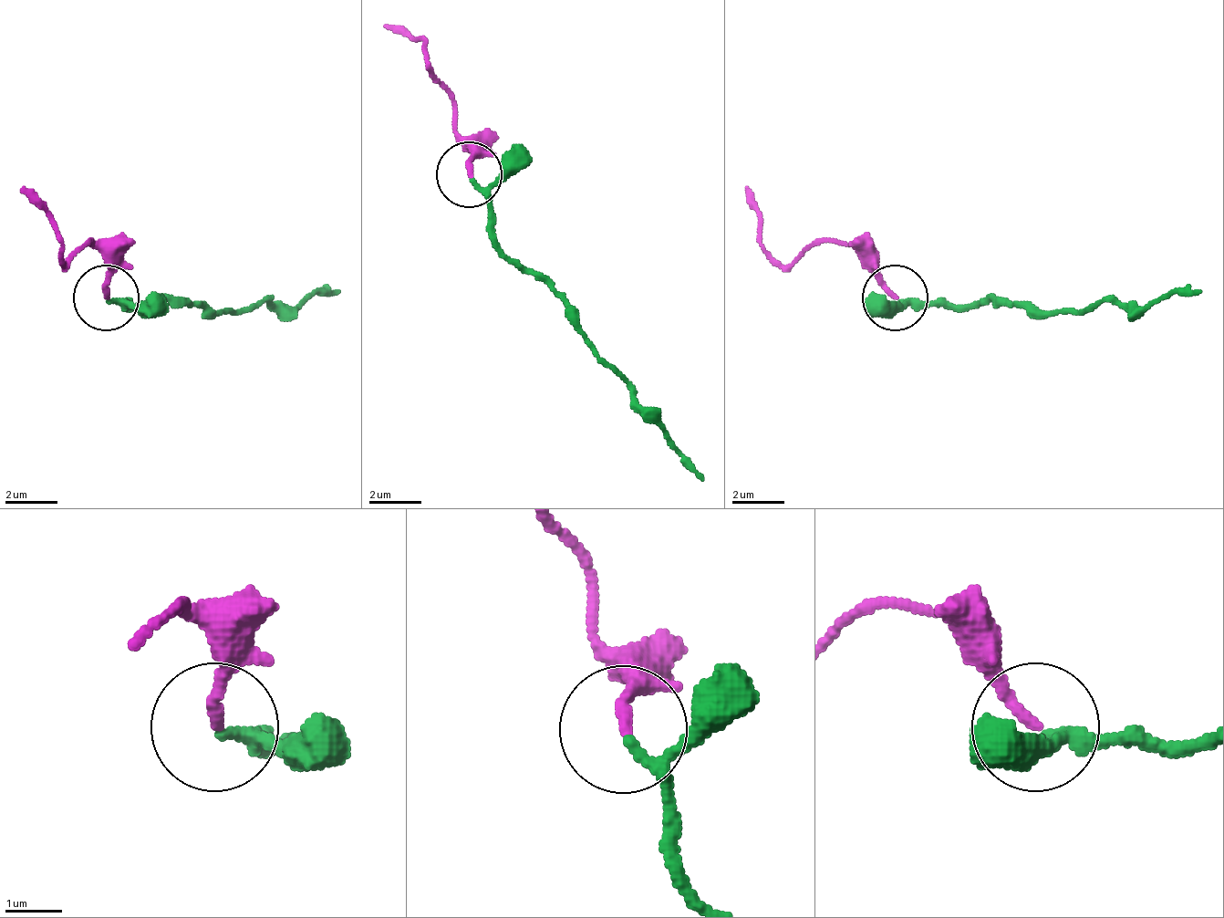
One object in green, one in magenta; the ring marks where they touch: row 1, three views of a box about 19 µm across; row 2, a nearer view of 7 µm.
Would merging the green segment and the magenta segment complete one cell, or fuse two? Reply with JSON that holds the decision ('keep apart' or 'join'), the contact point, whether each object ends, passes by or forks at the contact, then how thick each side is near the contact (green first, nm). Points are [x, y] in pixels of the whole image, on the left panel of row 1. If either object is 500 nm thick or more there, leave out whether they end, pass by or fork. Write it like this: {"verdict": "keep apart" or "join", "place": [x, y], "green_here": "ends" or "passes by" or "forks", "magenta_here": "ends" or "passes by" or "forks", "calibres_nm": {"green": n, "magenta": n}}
{"verdict": "join", "place": [106, 297], "green_here": "passes by", "magenta_here": "ends", "calibres_nm": {"green": 150, "magenta": 200}}

